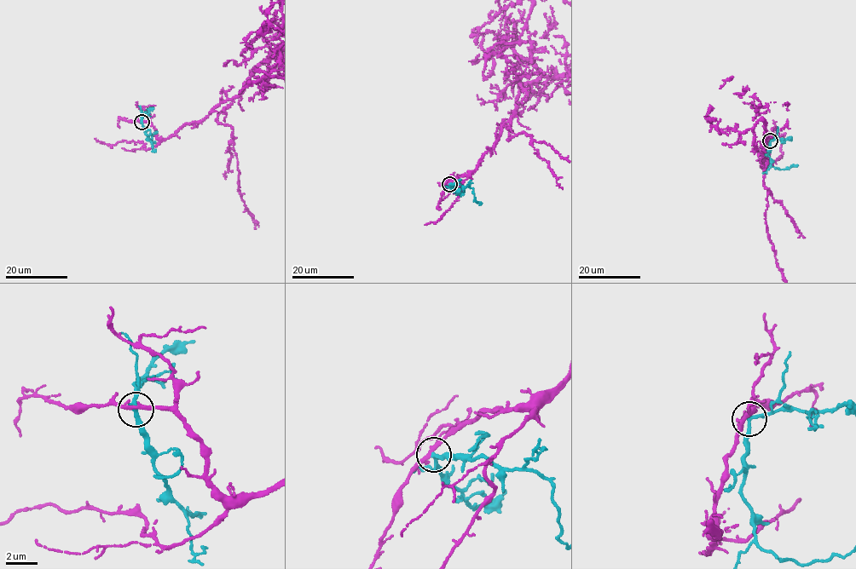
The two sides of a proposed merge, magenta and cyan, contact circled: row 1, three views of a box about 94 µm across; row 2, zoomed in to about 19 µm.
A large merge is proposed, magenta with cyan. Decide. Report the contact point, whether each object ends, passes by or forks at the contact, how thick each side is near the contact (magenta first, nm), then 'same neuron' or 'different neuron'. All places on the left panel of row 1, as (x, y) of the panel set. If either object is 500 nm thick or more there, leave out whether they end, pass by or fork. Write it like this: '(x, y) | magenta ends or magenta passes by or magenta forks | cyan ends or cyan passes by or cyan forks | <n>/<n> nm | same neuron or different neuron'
(141, 122) | magenta forks | cyan passes by | 200/240 nm | different neuron

